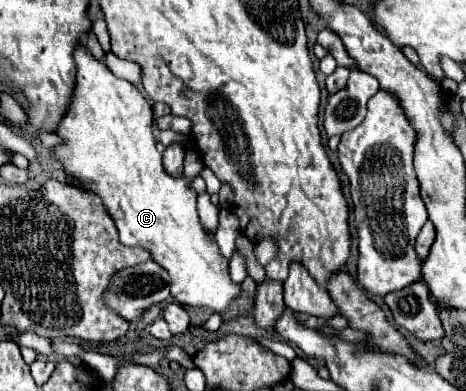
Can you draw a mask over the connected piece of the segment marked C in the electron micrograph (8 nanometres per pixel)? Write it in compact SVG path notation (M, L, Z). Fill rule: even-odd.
M83 45L75 47L75 65L77 79L71 93L71 105L61 117L55 135L61 137L61 143L51 149L51 157L57 159L63 169L79 181L83 189L89 189L101 197L105 211L115 221L119 239L127 247L141 247L151 253L151 259L159 263L171 277L171 295L177 303L209 307L217 313L227 313L229 307L243 295L241 283L235 283L229 275L229 259L221 253L217 241L201 225L195 199L197 191L191 187L191 181L199 175L203 163L199 161L197 151L187 151L187 163L181 177L173 177L163 169L161 153L155 147L153 137L153 109L143 97L143 93L129 81L115 77L91 51Z

